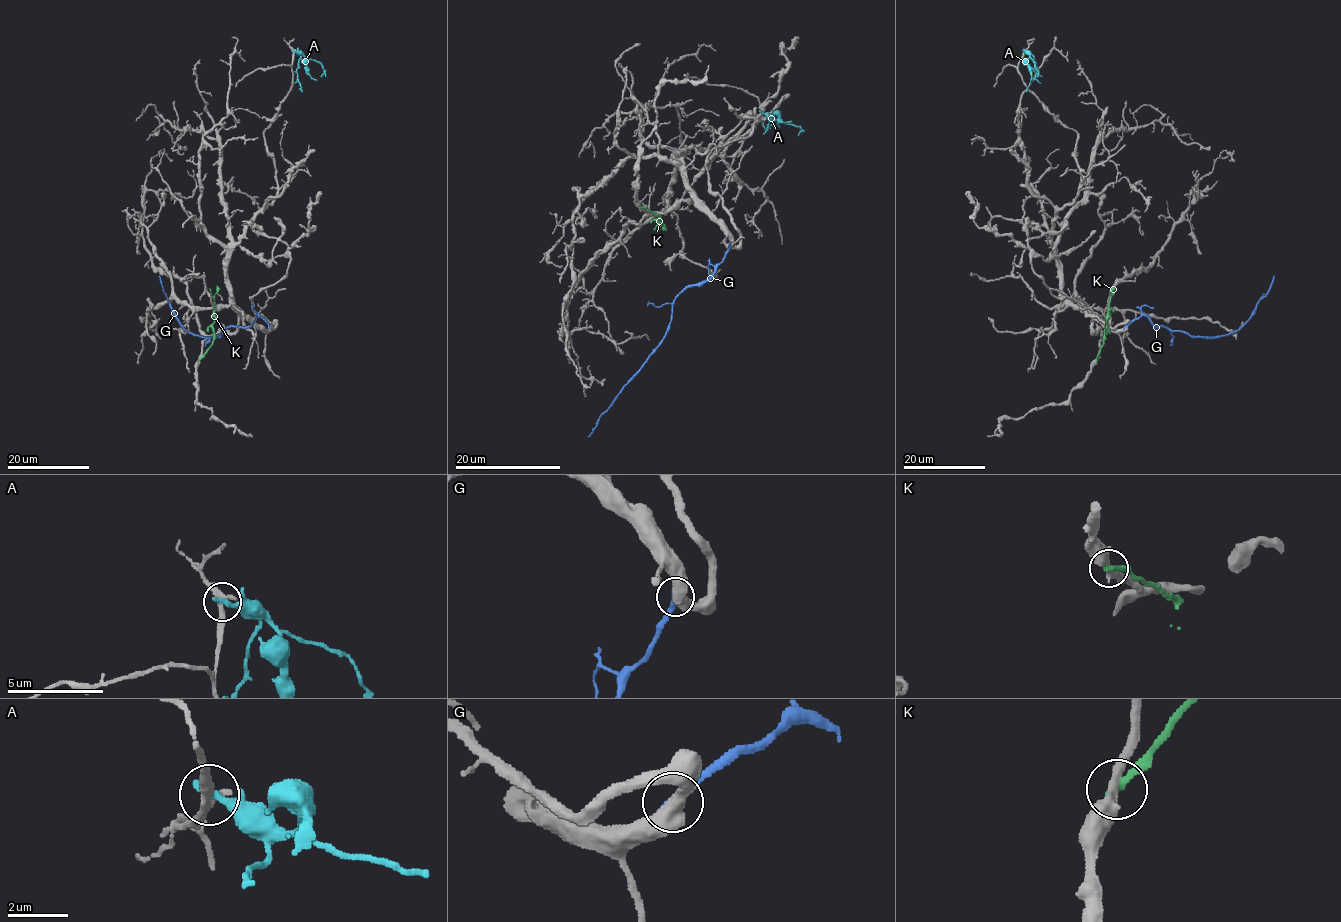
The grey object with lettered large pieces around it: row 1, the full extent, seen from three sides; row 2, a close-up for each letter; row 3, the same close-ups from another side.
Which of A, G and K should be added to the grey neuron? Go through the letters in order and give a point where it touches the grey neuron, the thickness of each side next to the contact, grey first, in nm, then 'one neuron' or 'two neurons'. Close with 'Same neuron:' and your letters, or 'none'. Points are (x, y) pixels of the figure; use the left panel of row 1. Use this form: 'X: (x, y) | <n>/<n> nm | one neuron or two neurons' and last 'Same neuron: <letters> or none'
A: (293, 51) | 320/320 nm | two neurons
G: (269, 326) | 500/300 nm | one neuron
K: (199, 359) | 360/300 nm | two neurons
Same neuron: G

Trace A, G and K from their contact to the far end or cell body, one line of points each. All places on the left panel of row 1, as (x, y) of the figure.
A: (293, 51), (301, 54), (296, 70), (302, 91)
G: (268, 326), (258, 316), (250, 326), (229, 326), (219, 336), (201, 337), (189, 333), (174, 315), (159, 276)
K: (199, 360), (213, 338), (216, 286)

